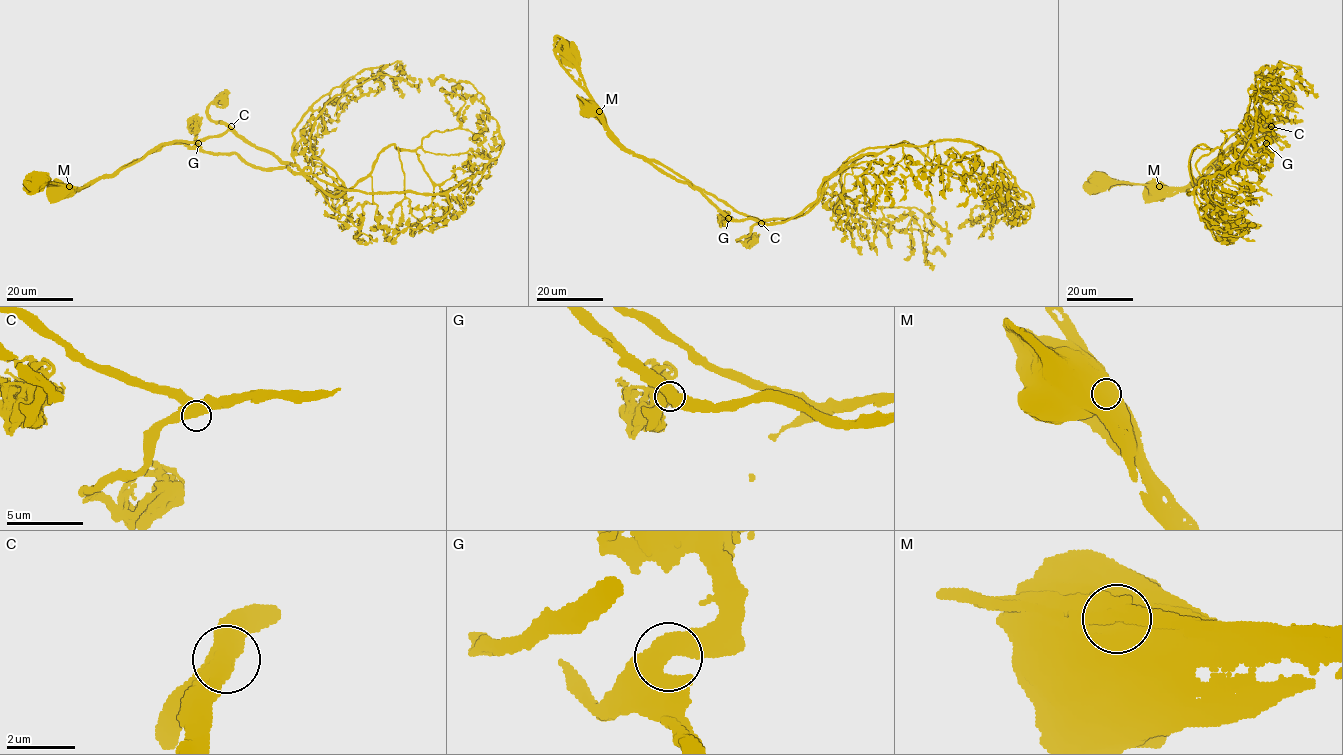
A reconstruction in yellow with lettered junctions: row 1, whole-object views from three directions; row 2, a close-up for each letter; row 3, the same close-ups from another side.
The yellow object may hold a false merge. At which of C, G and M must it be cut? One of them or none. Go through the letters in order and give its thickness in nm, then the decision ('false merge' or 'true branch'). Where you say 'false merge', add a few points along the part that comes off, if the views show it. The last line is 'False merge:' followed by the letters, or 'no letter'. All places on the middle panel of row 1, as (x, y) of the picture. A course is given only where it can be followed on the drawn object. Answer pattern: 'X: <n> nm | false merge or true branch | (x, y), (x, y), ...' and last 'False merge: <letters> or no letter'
C: 550 nm | true branch
G: 600 nm | true branch
M: 1350 nm | false merge | (598, 111), (619, 145), (761, 220), (802, 216), (829, 177), (902, 142), (970, 173), (995, 201), (977, 217)
False merge: M

